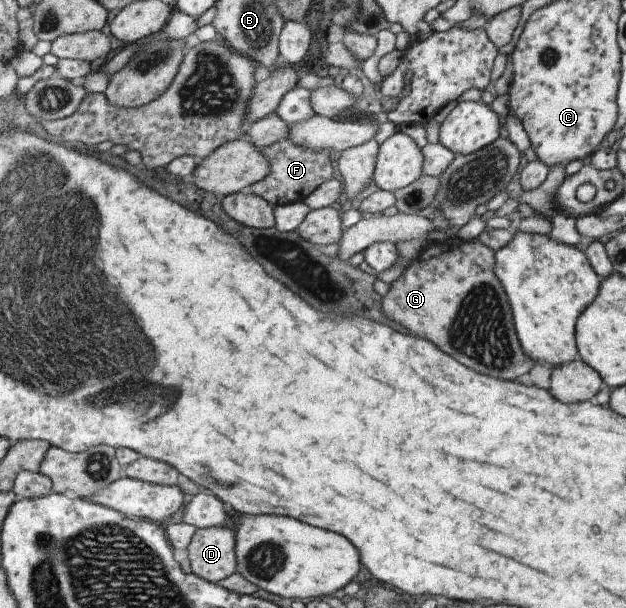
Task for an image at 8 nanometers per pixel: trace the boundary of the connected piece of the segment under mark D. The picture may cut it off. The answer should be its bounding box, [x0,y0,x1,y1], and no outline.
[187,528,237,583]

